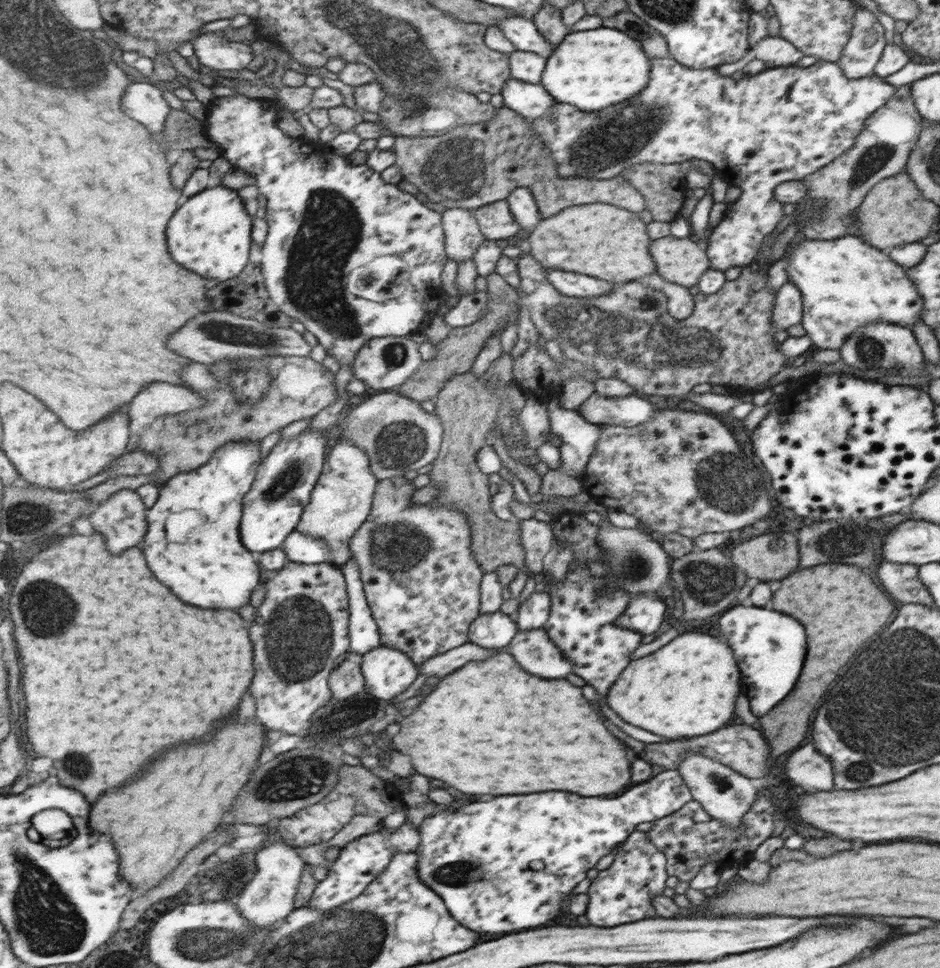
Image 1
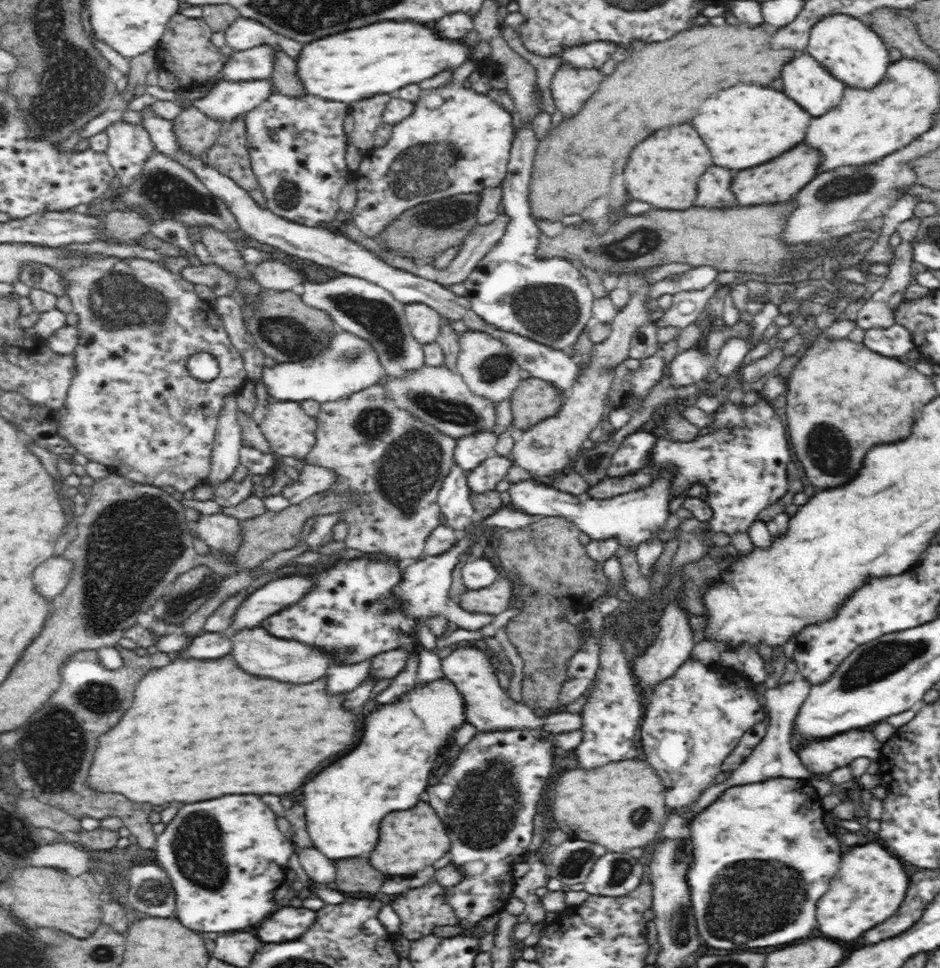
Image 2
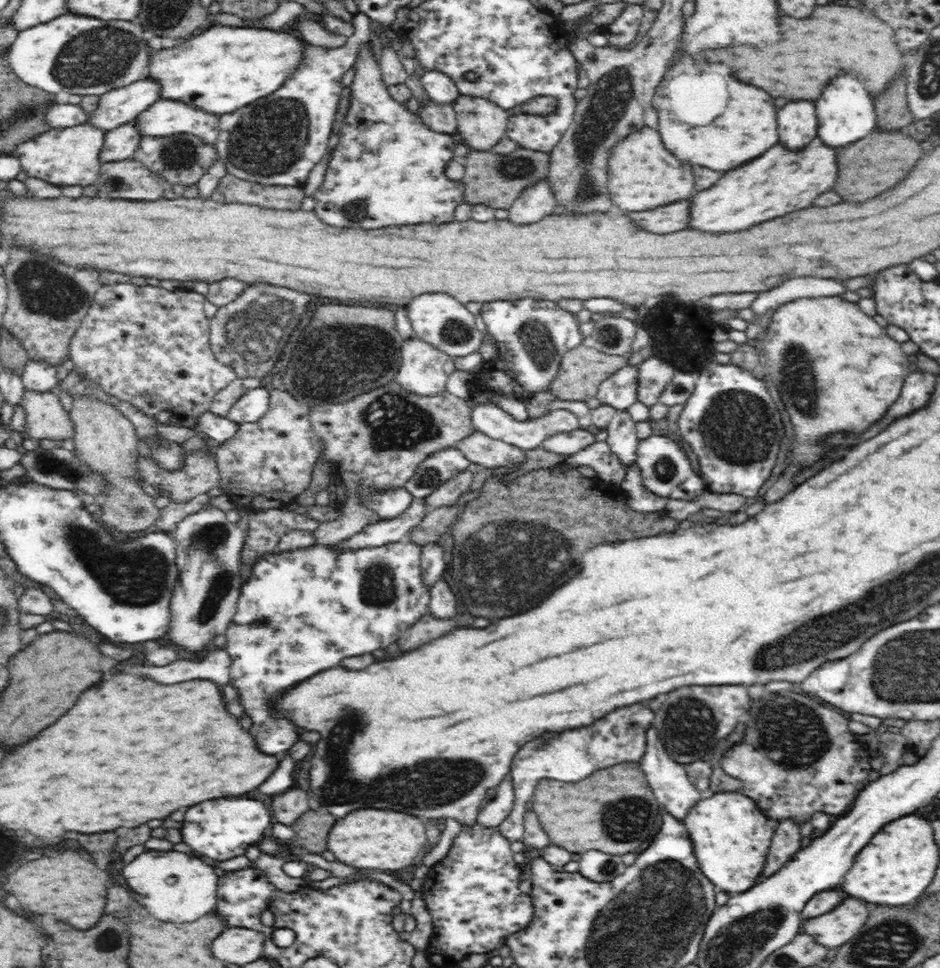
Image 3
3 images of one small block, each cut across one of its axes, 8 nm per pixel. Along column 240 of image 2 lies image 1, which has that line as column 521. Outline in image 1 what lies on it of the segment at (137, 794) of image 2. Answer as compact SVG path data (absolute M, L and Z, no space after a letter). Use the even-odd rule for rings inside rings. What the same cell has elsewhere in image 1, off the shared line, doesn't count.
M496 654L480 662L468 662L460 670L448 674L438 682L438 686L422 700L422 704L406 718L398 720L400 732L392 738L396 750L402 754L408 754L412 760L412 766L418 774L424 774L428 778L438 778L452 788L464 792L464 794L520 794L520 792L546 792L546 790L564 790L564 792L580 792L580 796L606 796L614 792L628 792L632 784L636 784L636 752L632 748L628 750L628 740L620 736L620 732L612 732L612 724L604 720L604 712L584 696L584 688L580 684L570 684L566 680L544 680L538 676L532 676L524 672L510 654Z

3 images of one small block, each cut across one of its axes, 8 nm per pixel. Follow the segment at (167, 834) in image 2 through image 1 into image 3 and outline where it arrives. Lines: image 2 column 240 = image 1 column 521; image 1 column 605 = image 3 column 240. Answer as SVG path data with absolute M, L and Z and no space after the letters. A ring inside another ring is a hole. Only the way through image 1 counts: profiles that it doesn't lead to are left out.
M220 798L206 800L188 808L182 822L182 840L192 848L198 857L206 856L218 862L244 856L246 848L260 842L266 828L270 826L272 816L264 802L252 798Z

